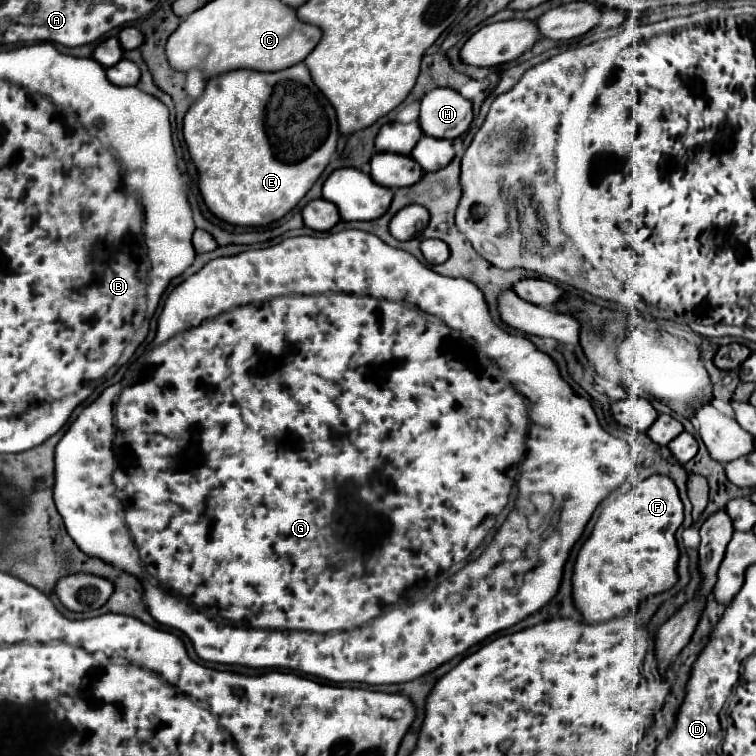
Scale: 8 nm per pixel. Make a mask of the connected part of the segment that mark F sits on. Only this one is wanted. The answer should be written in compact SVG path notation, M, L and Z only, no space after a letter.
M651 475L639 483L633 491L617 497L603 507L591 537L583 543L573 575L573 601L587 622L600 622L619 617L625 611L635 611L645 597L667 591L677 581L677 559L679 549L675 531L683 523L683 503L679 499L675 483L667 475Z

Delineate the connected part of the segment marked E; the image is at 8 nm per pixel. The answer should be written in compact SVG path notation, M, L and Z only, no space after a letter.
M303 63L277 73L237 69L211 77L205 93L183 119L183 135L199 171L199 191L207 209L221 221L239 227L263 227L285 217L321 177L339 139L335 109L315 87Z

